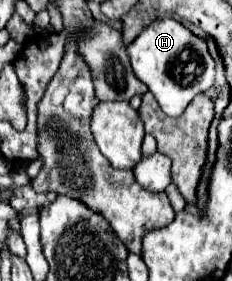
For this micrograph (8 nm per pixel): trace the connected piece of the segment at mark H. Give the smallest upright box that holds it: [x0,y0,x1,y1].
[128,19,216,117]

